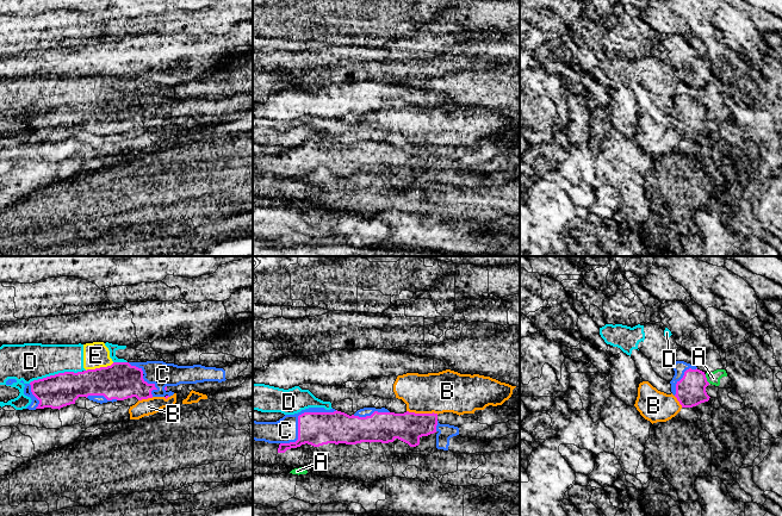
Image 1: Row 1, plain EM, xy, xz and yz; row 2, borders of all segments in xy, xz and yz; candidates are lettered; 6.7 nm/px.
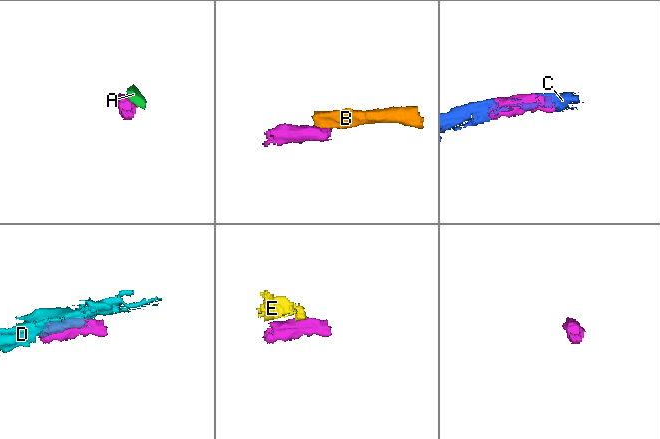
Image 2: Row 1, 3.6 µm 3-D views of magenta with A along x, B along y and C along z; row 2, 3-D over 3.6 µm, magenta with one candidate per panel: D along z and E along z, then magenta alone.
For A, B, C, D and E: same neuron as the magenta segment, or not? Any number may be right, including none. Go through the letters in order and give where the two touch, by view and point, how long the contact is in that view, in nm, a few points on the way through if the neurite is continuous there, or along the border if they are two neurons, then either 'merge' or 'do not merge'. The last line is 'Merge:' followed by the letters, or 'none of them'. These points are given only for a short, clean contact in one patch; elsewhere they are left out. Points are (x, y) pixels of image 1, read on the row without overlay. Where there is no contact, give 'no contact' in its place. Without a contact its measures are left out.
A: yz (706, 112) | 70 nm | do not merge
B: xz (422, 147) | 220 nm | along xz (407, 143), (438, 147) | do not merge
C: xz (298, 150) | 440 nm | merge
D: xy (55, 107) | 360 nm | do not merge
E: xy (100, 100) | 200 nm | along xy (113, 95), (86, 104) | do not merge
Merge: C

